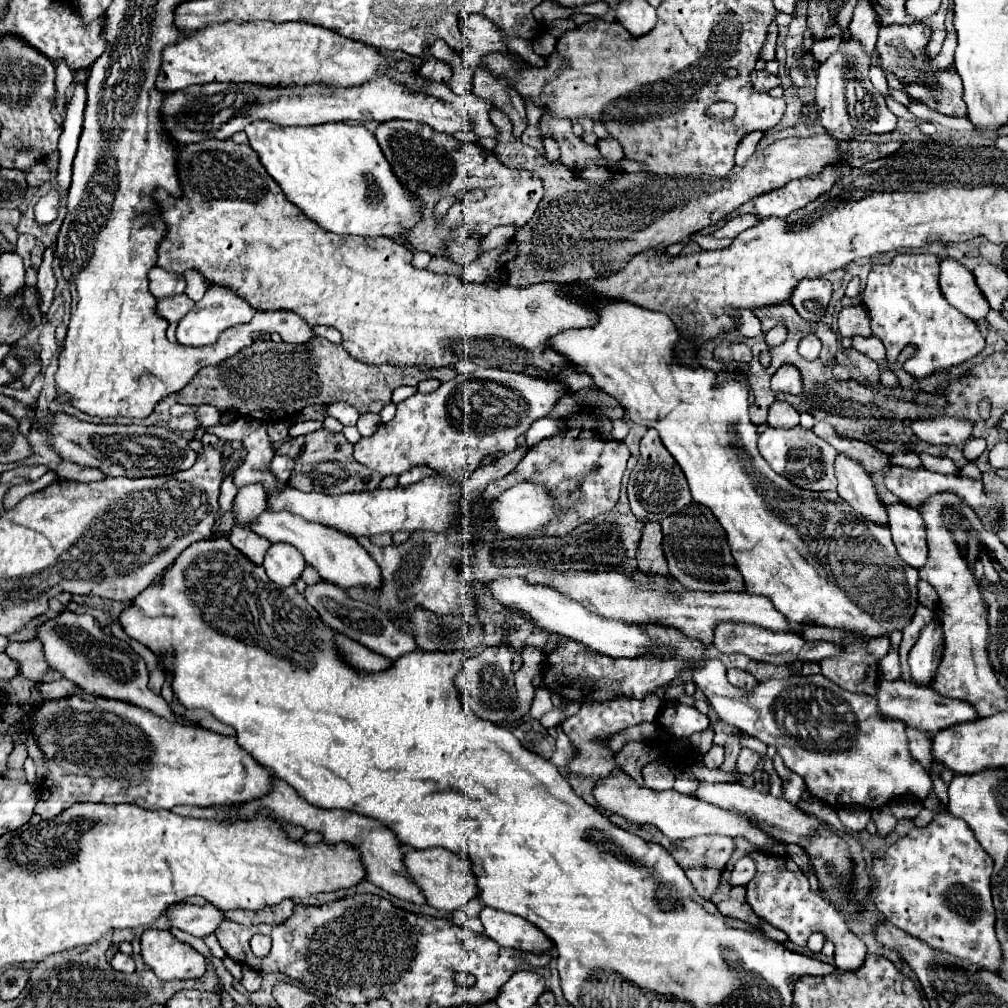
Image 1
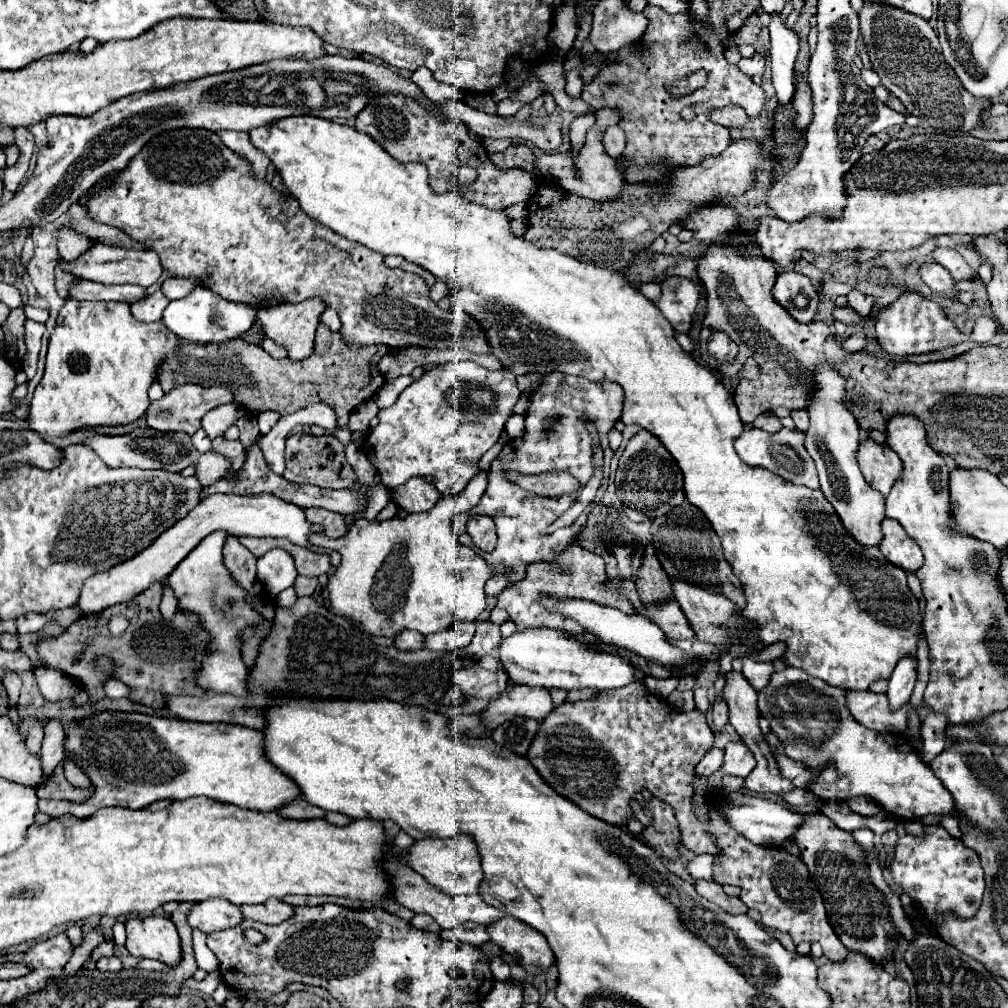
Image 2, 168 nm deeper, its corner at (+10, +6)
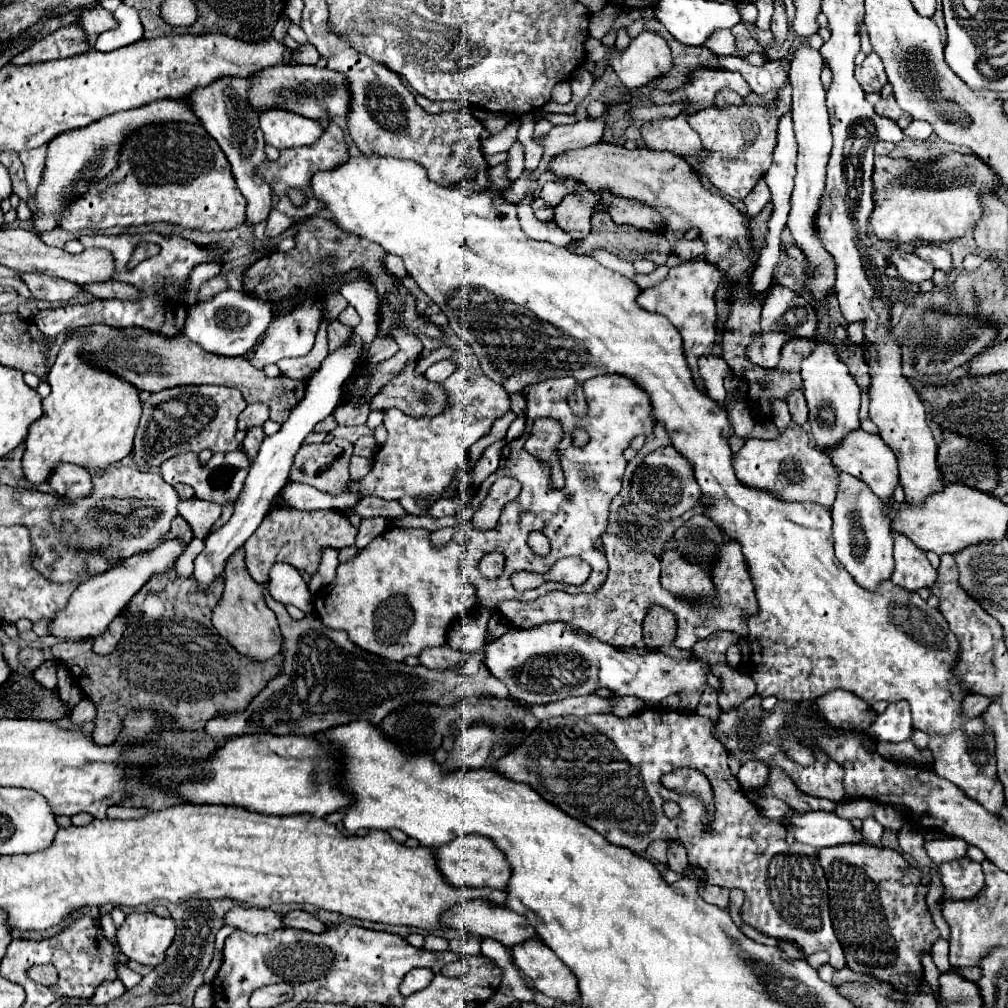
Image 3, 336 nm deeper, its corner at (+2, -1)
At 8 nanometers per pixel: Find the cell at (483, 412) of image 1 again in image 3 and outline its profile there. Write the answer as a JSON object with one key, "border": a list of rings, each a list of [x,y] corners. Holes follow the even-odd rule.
{"border":[[[460,369],[444,379],[440,387],[448,395],[448,407],[440,415],[416,419],[398,409],[388,409],[384,413],[388,439],[378,449],[372,471],[362,479],[362,495],[376,495],[382,499],[440,495],[466,463],[470,447],[490,433],[496,419],[510,411],[510,395],[506,389],[486,375],[472,375]]]}

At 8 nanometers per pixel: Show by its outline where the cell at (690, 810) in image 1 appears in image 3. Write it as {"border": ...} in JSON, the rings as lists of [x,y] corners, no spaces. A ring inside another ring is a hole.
{"border":[[[826,811],[792,813],[788,823],[782,825],[784,829],[792,831],[792,837],[796,841],[812,845],[816,849],[862,841],[862,835],[854,831],[852,823],[848,819],[840,819],[836,813],[826,813]]]}

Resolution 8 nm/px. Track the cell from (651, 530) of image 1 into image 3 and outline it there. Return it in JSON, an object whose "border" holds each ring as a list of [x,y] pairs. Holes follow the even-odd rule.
{"border":[[[652,605],[644,619],[644,645],[648,649],[658,649],[660,645],[670,645],[676,635],[676,615],[660,605]]]}

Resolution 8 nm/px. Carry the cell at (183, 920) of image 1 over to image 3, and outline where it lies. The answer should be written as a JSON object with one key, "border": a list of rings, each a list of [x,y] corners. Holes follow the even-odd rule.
{"border":[[[236,905],[236,909],[230,909],[224,915],[224,925],[230,925],[234,929],[258,935],[258,933],[268,933],[278,927],[282,927],[280,915],[276,915],[270,909],[256,909],[256,907],[246,907],[246,905]]]}

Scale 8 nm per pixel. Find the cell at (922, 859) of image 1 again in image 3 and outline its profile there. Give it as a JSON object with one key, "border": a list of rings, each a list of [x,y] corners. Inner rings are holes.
{"border":[[[968,857],[942,863],[938,867],[938,877],[944,887],[944,897],[942,897],[944,901],[948,899],[966,901],[976,897],[984,889],[982,865]]]}

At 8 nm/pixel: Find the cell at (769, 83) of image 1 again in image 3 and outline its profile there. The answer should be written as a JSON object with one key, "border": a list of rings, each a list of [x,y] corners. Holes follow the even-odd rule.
{"border":[[[774,3],[774,15],[772,15],[772,33],[774,33],[774,43],[782,45],[786,35],[788,35],[788,21],[784,13],[782,3]]]}

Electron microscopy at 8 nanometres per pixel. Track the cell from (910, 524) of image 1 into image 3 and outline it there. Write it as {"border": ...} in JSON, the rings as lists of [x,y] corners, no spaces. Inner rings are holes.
{"border":[[[894,533],[894,563],[896,563],[896,567],[894,567],[894,573],[890,579],[908,591],[916,591],[920,587],[930,587],[936,581],[936,569],[926,559],[926,553],[900,533]]]}

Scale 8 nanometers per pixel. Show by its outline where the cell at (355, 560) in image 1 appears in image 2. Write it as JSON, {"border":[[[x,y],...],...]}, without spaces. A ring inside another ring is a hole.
{"border":[[[212,494],[204,498],[198,506],[194,506],[182,520],[178,520],[172,528],[156,538],[148,548],[134,554],[132,558],[108,568],[106,572],[98,572],[84,582],[84,588],[78,598],[78,608],[84,616],[100,614],[102,610],[130,602],[136,594],[144,592],[152,582],[166,578],[176,564],[180,564],[196,544],[206,538],[214,530],[226,530],[232,536],[274,536],[286,538],[302,548],[314,548],[308,542],[310,536],[310,522],[304,518],[304,510],[298,506],[290,506],[288,502],[276,496],[228,496],[228,494]]]}

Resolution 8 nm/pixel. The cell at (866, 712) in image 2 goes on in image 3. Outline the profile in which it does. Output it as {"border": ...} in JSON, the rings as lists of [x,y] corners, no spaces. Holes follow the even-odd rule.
{"border":[[[830,691],[816,699],[818,713],[834,727],[868,731],[868,725],[876,719],[876,711],[848,691]]]}

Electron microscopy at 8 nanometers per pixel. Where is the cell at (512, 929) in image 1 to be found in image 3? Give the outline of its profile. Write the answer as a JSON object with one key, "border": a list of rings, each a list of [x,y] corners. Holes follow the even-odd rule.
{"border":[[[528,941],[528,945],[516,945],[516,949],[510,951],[514,963],[526,977],[532,979],[540,993],[564,1003],[578,997],[574,973],[542,941]]]}

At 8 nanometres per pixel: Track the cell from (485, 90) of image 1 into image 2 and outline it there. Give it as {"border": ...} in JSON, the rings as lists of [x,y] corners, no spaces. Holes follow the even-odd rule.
{"border":[[[482,140],[482,146],[486,148],[486,152],[502,152],[502,150],[506,150],[508,146],[512,146],[512,142],[510,140]]]}

